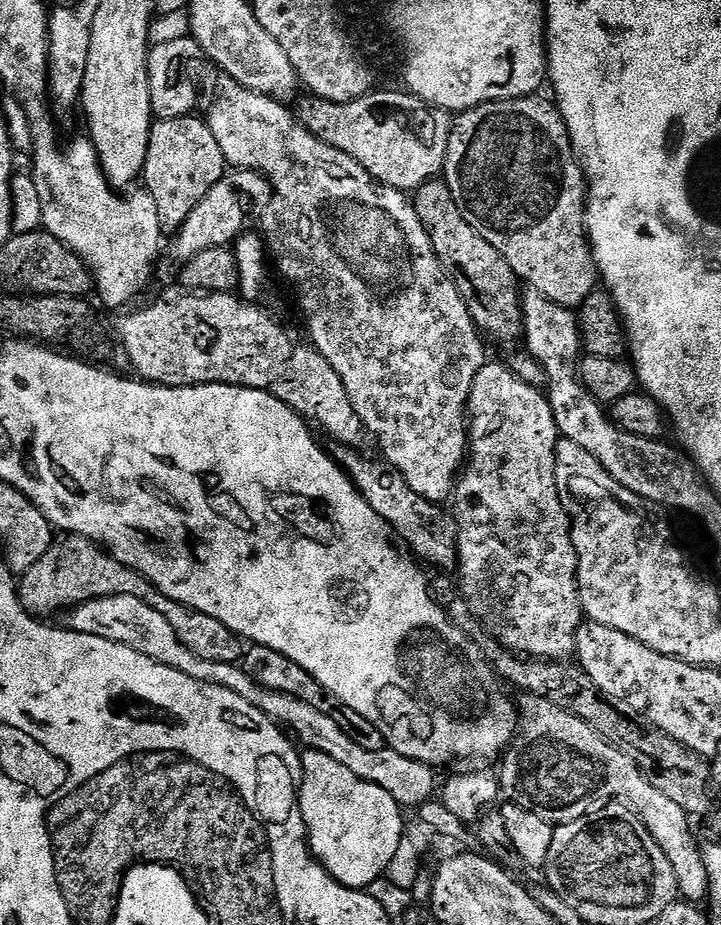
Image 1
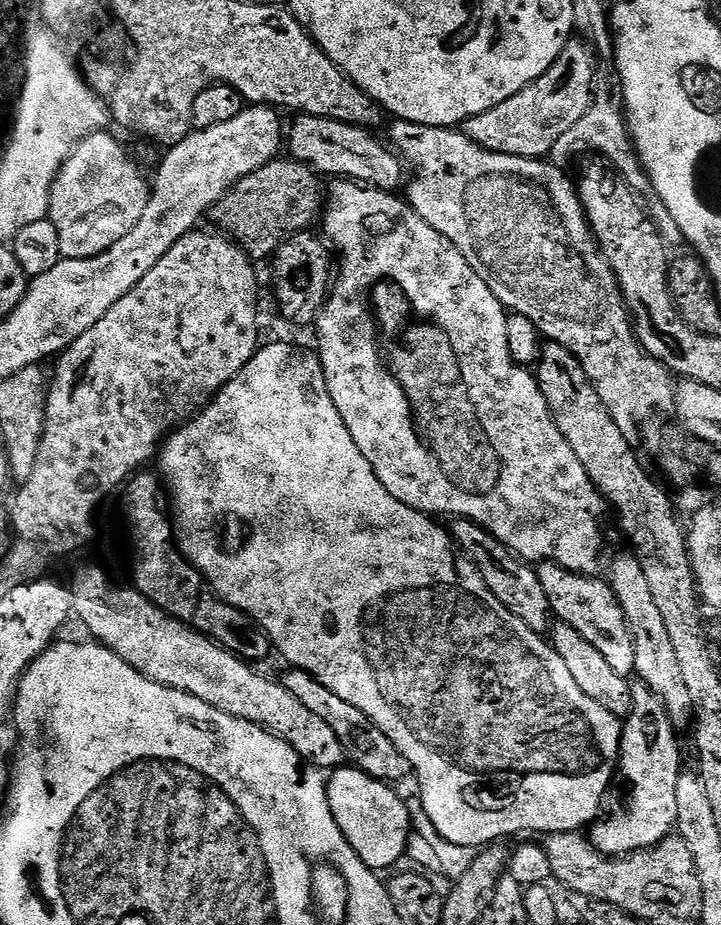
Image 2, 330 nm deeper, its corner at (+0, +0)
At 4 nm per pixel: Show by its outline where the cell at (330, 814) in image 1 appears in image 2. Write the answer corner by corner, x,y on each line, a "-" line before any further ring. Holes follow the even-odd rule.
340,766
327,781
328,801
336,816
344,837
362,858
362,862
373,870
388,868
399,862
408,852
408,837
412,820
404,800
395,792
391,783
376,780
369,772
355,766

